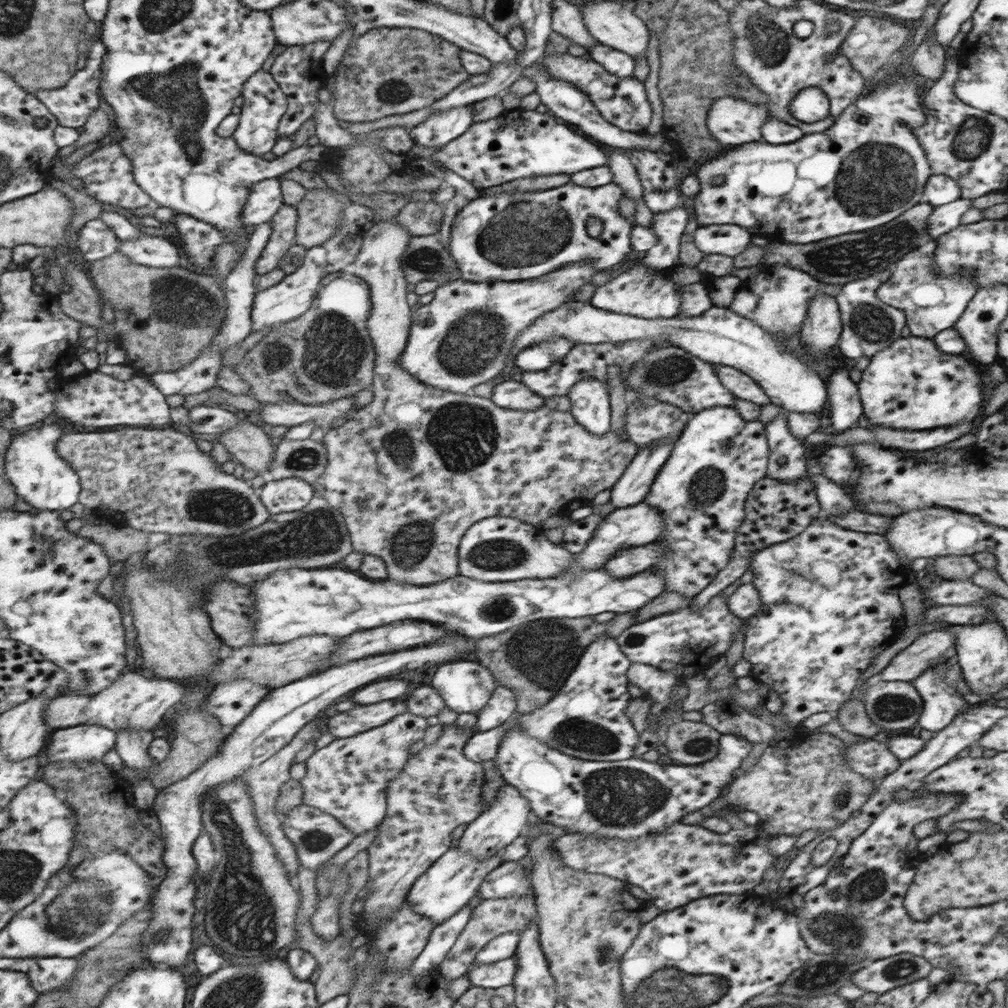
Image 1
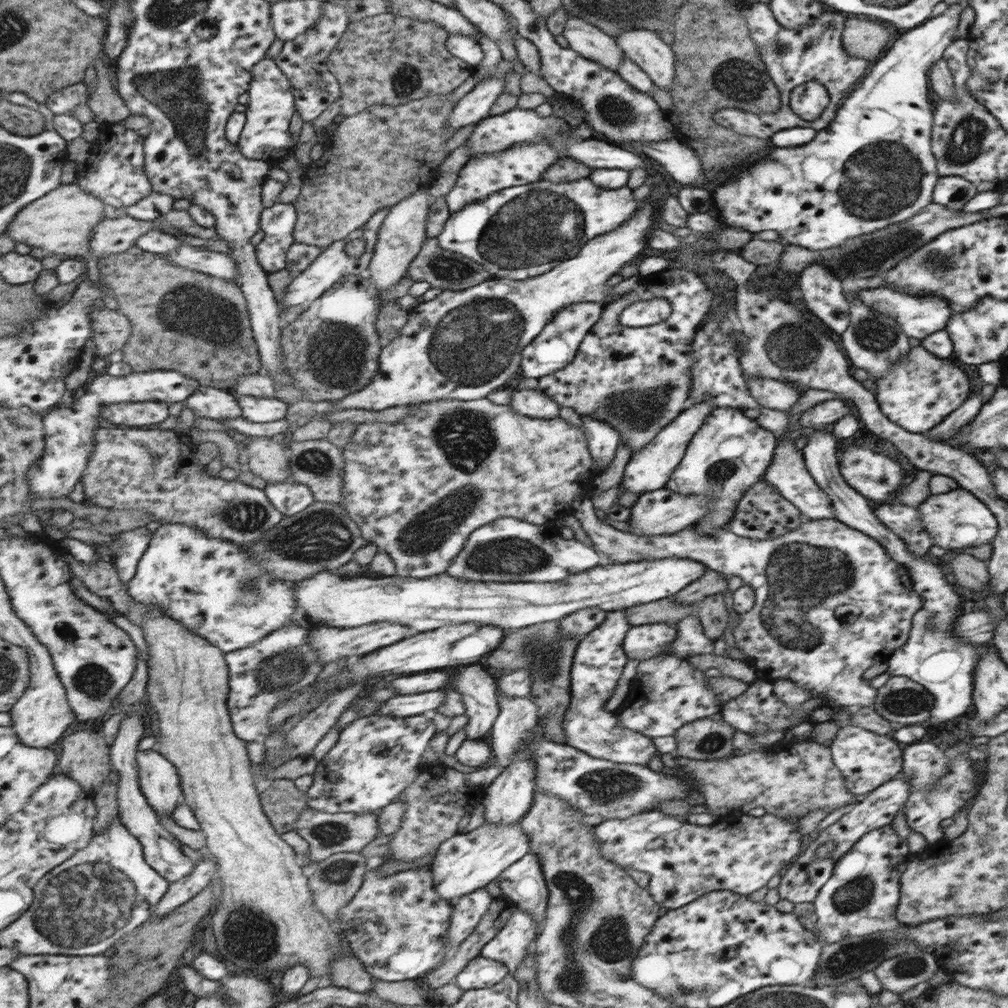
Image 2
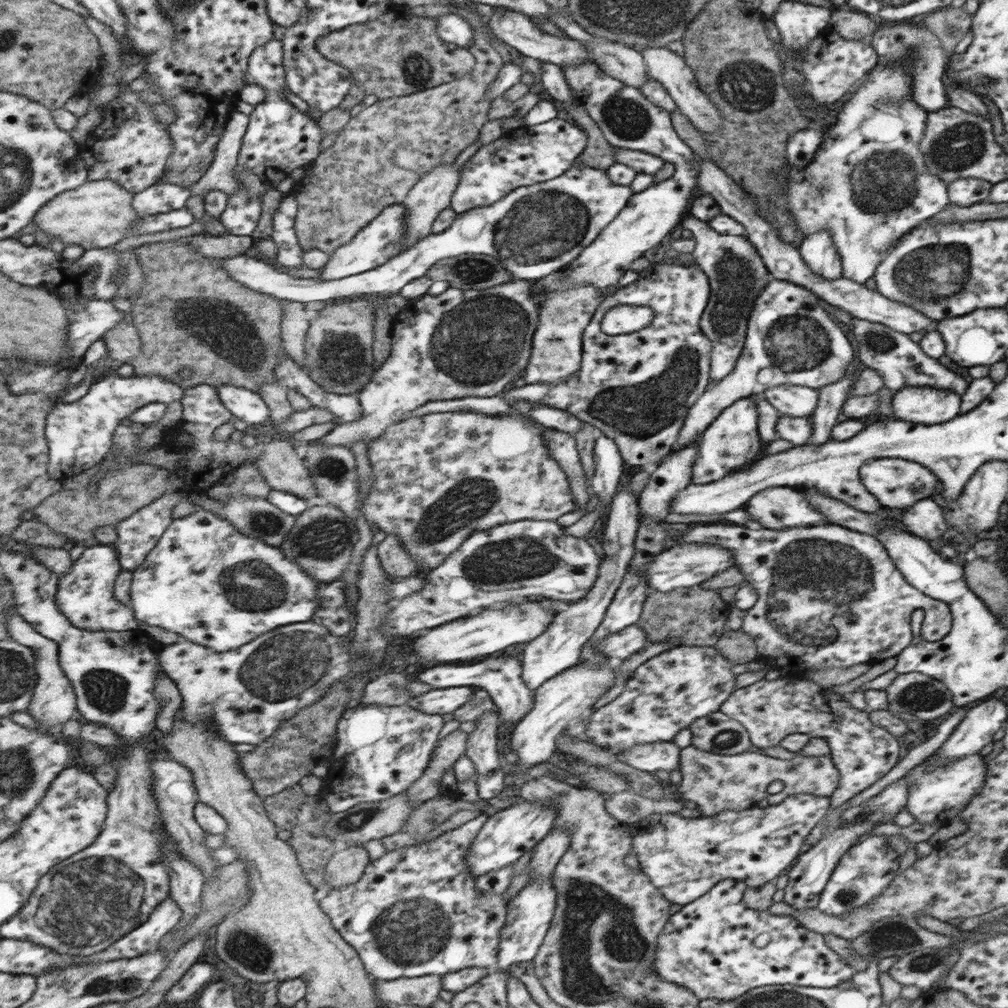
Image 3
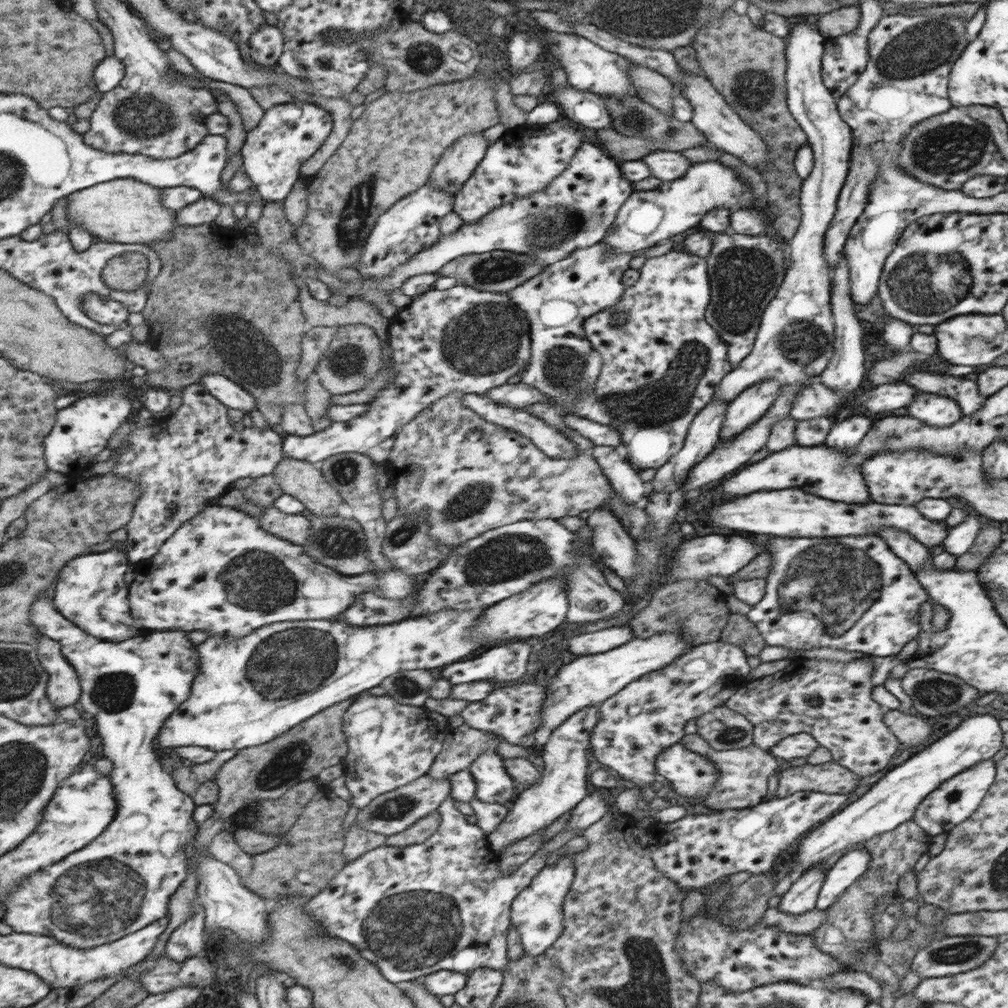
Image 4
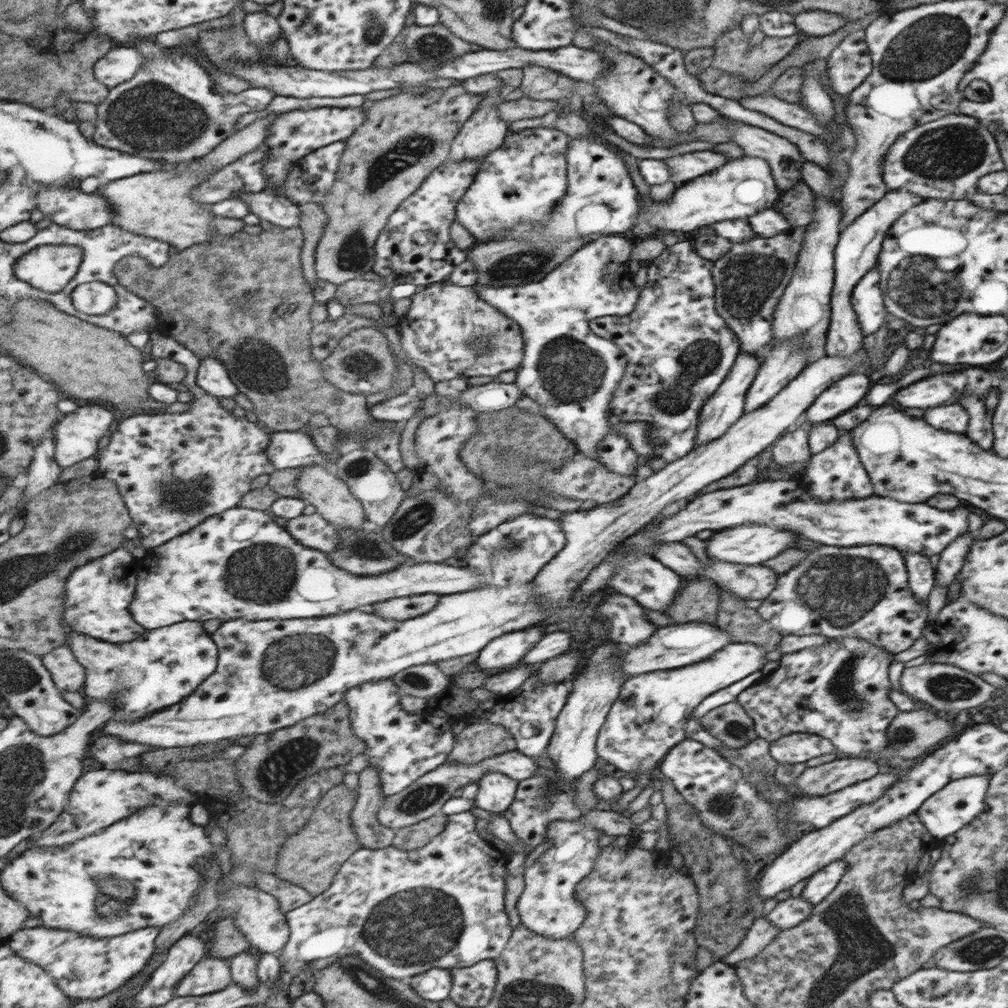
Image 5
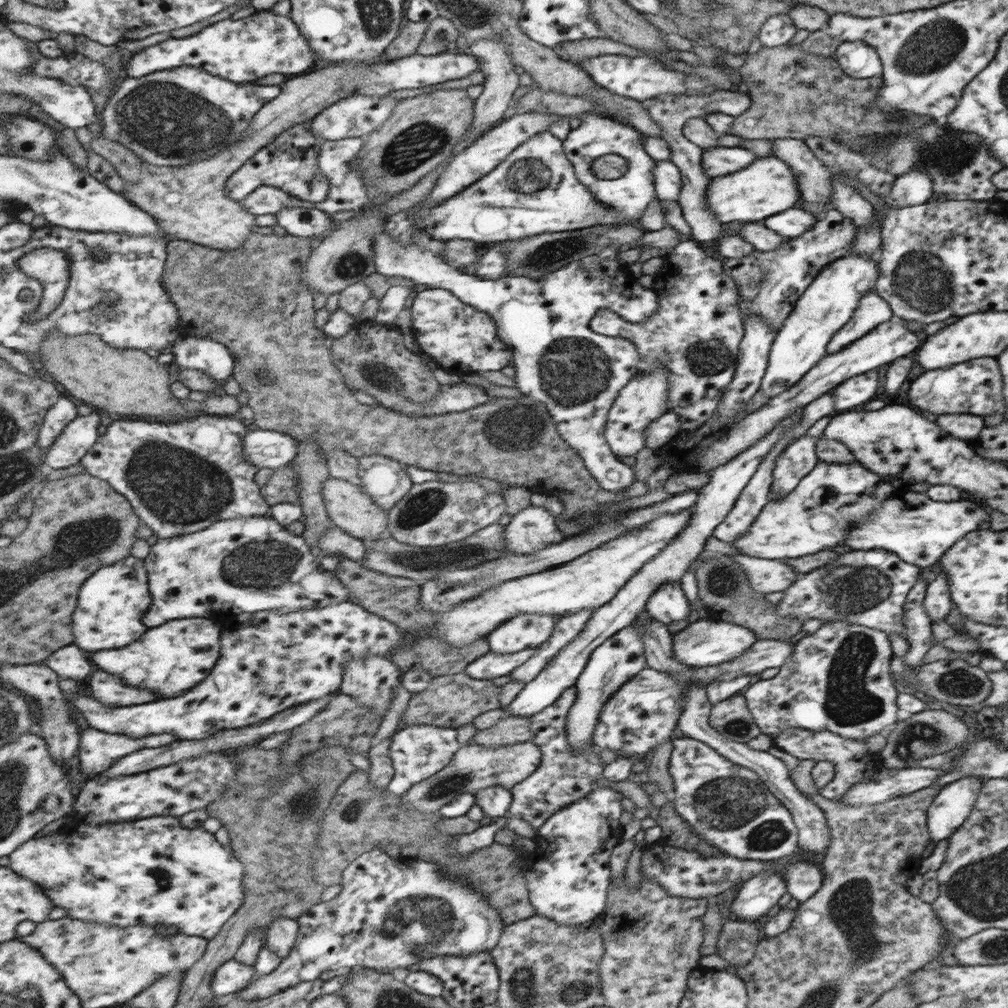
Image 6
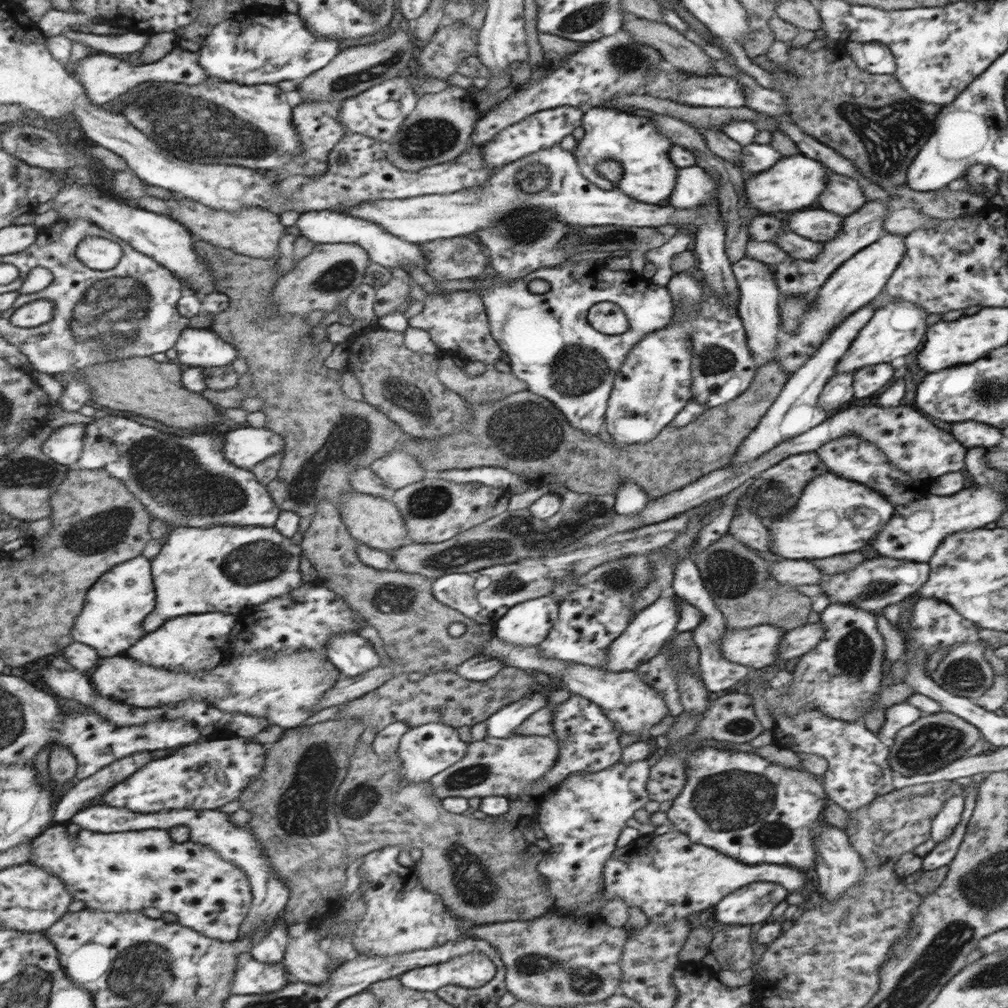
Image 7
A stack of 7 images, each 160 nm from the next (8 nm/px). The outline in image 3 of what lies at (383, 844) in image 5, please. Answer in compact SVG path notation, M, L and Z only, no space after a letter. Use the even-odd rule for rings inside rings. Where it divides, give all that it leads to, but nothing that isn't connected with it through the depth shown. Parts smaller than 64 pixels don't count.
M362 845L339 847L327 867L326 884L331 889L355 884L370 862L369 852Z

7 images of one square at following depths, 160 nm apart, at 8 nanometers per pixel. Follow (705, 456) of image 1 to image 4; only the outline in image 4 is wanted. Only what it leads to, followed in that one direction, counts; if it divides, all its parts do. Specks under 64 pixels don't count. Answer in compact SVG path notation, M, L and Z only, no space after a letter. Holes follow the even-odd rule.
M765 380L749 386L728 402L726 418L718 432L718 442L727 442L742 434L751 424L758 422L770 408L781 390L776 380Z

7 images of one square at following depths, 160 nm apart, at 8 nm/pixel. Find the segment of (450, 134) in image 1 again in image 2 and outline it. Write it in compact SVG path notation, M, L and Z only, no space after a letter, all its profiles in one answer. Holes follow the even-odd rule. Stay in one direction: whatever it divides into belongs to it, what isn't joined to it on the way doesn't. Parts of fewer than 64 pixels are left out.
M485 79L479 81L474 88L465 94L455 108L450 110L448 126L452 130L473 124L489 115L490 106L493 105L503 93L503 79Z

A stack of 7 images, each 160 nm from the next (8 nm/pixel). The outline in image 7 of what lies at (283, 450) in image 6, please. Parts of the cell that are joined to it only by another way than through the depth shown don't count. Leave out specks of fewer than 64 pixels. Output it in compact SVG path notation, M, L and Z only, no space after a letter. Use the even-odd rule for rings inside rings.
M246 426L226 433L224 453L238 467L251 469L287 447L287 440L273 430Z

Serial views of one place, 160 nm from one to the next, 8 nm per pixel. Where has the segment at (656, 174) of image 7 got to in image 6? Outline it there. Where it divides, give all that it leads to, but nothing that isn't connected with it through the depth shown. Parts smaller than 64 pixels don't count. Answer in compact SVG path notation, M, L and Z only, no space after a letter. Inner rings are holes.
M595 112L581 113L581 123L570 131L562 140L562 150L567 161L573 166L575 178L594 196L594 199L622 220L632 220L643 212L647 202L655 199L654 173L657 162L643 151L641 134L632 126L621 126L617 121L611 122L607 117L599 118ZM606 154L615 154L627 162L627 170L619 178L599 179L591 173L592 162Z

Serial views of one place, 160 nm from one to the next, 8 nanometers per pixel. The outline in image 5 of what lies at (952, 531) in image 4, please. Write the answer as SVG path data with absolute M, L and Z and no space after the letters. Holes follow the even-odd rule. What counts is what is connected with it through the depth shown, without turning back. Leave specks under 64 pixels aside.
M968 531L965 534L959 534L959 538L955 538L946 549L939 553L938 566L934 570L935 584L947 588L953 582L963 565L963 559L969 551L972 540L973 534Z

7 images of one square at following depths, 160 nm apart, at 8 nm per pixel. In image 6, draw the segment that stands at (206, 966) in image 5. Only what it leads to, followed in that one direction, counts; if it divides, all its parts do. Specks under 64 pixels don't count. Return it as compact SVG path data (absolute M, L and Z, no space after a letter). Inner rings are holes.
M233 959L223 963L215 972L211 989L217 997L236 995L247 990L255 978L263 978L255 966L247 966Z

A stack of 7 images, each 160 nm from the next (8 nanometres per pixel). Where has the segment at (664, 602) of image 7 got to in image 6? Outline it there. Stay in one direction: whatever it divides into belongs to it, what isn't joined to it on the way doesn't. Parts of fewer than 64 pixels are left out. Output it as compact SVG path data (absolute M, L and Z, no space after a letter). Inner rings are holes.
M632 623L592 650L586 666L576 678L574 684L576 688L575 700L565 717L566 741L572 750L587 748L587 744L591 740L593 726L598 724L600 712L612 694L615 694L616 690L630 680L630 677L634 677L644 668L646 650L643 647L641 636L643 636L643 627L640 624Z

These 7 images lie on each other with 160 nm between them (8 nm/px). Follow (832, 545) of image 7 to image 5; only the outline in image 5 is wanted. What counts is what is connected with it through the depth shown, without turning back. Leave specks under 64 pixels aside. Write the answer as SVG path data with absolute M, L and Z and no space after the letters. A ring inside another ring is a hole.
M849 431L840 432L833 445L812 454L805 466L803 475L796 480L799 486L807 490L803 492L809 498L817 498L823 502L833 502L833 500L837 502L845 498L863 499L875 496L873 486L870 485L870 477L858 458L855 442L852 441L852 434ZM745 523L731 529L717 531L713 534L713 536L706 540L707 548L705 548L705 554L707 559L711 559L711 561L731 563L733 565L759 565L761 562L765 562L765 560L775 558L779 552L789 550L789 546L797 540L795 536L797 536L795 533L777 529L777 527L769 528L769 526Z

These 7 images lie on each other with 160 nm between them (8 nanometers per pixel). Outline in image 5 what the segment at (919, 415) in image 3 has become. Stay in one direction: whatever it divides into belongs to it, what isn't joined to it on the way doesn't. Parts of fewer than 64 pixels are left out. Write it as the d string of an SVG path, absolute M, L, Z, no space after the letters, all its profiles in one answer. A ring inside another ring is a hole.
M957 403L924 408L923 422L937 430L964 434L969 425L969 414Z

